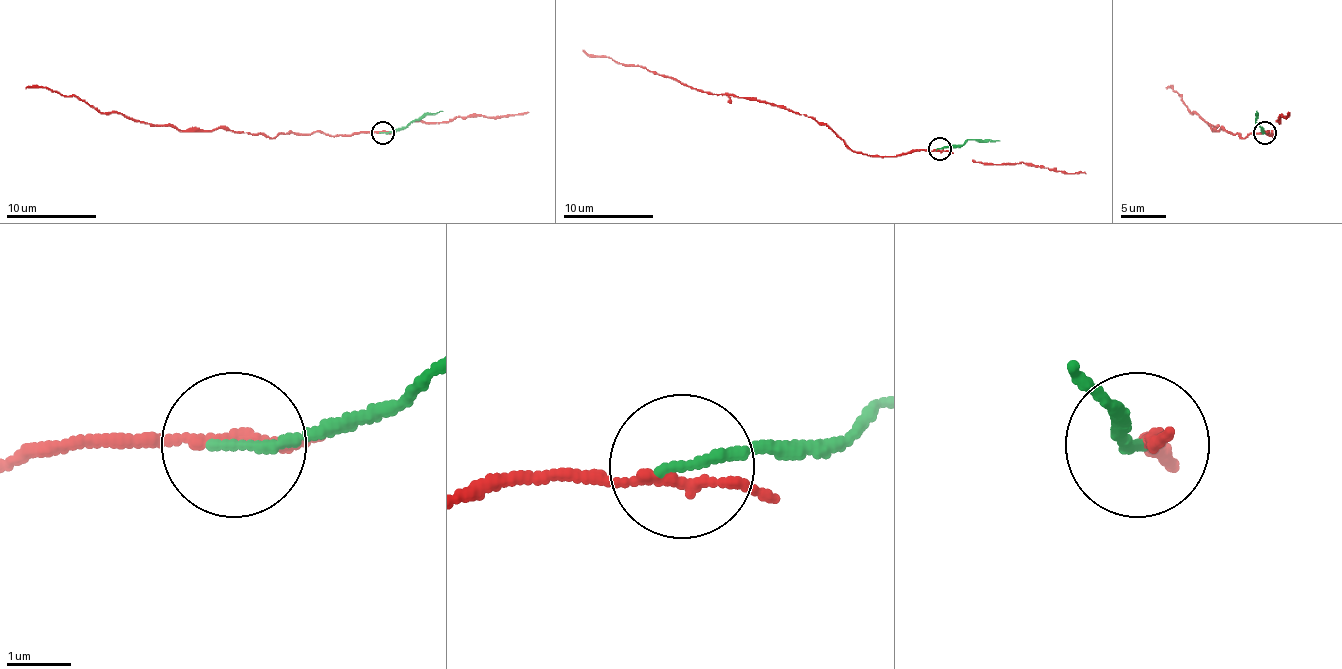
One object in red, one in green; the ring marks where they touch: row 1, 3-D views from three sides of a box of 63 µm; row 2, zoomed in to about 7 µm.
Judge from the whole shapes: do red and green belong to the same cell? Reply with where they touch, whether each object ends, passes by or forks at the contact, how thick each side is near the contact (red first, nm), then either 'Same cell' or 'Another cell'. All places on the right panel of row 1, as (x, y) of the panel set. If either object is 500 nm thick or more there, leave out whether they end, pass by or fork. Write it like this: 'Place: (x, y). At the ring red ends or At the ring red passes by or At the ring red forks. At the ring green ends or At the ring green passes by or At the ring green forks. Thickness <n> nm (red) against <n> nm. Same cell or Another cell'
Place: (1264, 132). At the ring red passes by. At the ring green ends. Thickness 140 nm (red) against 170 nm. Another cell

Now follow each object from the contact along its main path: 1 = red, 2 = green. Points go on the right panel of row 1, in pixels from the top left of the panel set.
1: (1266, 132), (1273, 136), (1271, 132), (1250, 132), (1243, 139), (1223, 127), (1212, 130), (1171, 87), (1166, 89)
2: (1264, 132), (1255, 123), (1257, 112)

